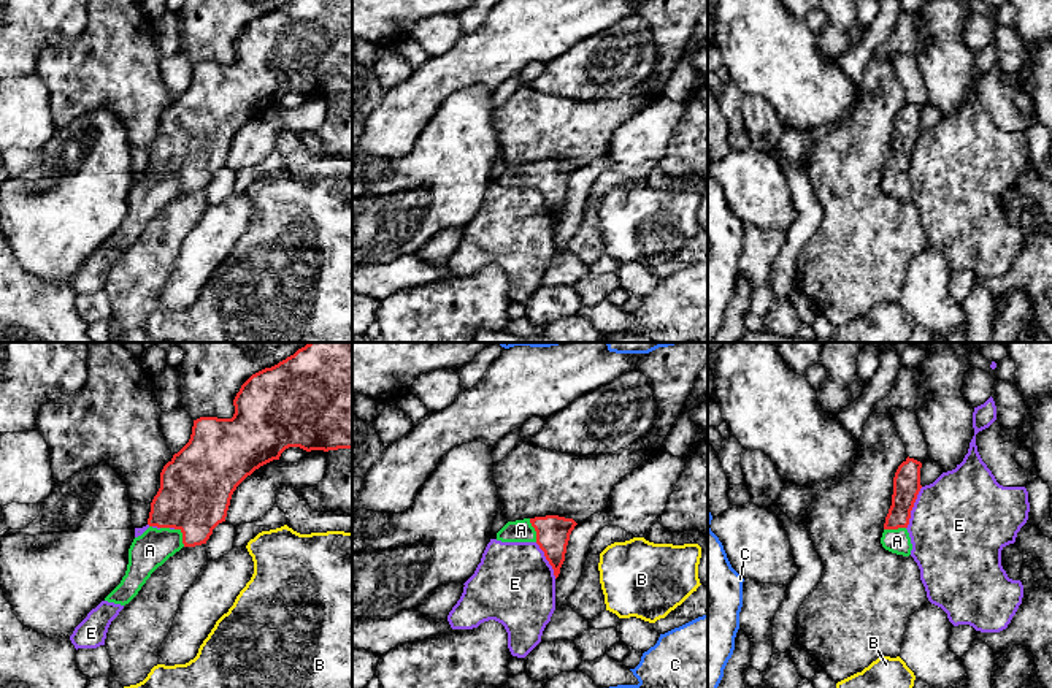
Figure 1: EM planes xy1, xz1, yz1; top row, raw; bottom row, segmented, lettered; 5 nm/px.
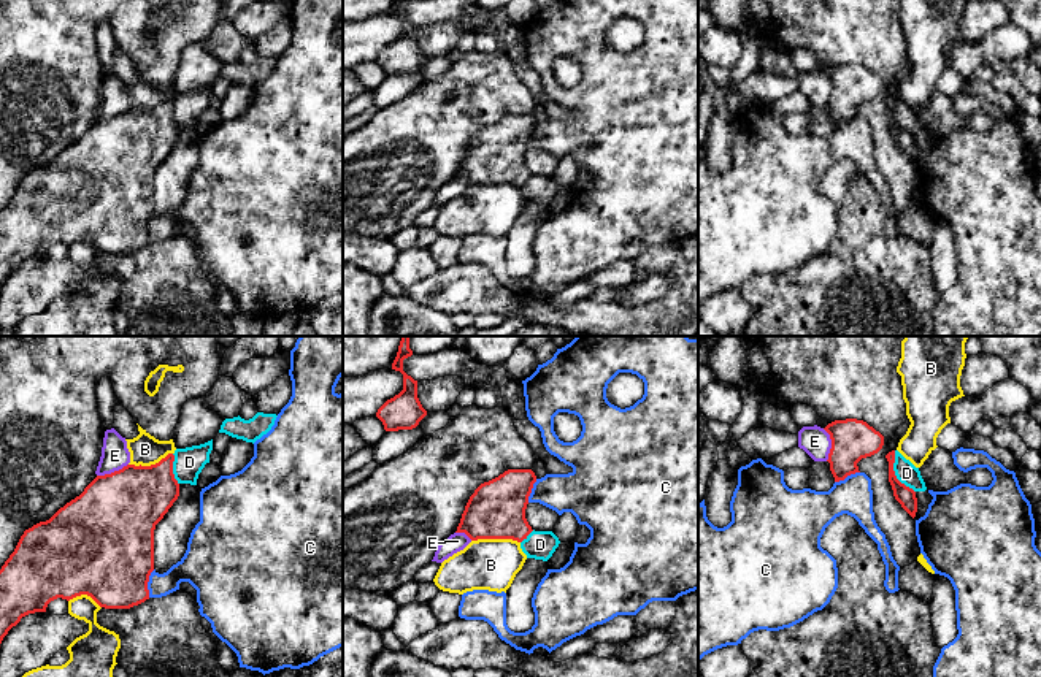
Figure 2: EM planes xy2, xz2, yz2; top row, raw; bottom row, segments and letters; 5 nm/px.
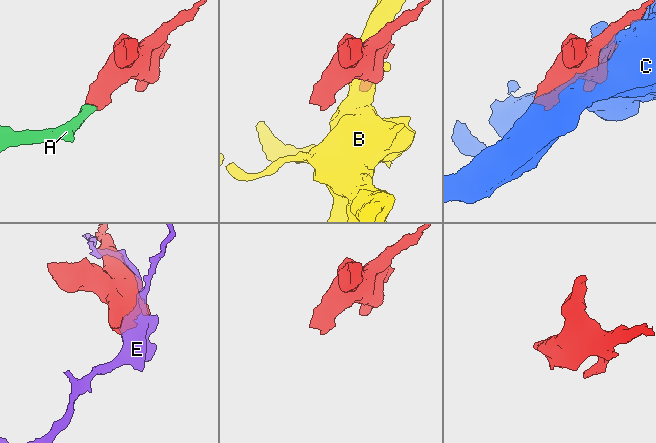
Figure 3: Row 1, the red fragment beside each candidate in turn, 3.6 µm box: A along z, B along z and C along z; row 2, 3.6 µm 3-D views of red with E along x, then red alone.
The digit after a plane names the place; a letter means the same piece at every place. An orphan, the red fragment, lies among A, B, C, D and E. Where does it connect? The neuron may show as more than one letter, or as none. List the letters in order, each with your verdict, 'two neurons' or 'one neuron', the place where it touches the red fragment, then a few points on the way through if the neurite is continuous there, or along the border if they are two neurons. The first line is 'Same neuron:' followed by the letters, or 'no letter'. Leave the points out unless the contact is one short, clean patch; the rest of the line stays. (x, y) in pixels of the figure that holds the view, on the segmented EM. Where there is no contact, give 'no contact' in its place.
Same neuron: A
A: one neuron; meets red in xz1 at (535, 530); runs through xz1 (552, 533), (535, 530), (521, 530)
B: two neurons; meets red in xz2 at (495, 538)
C: two neurons; meets red in xy2 at (146, 584)
D: two neurons; meets red in yz2 at (894, 473); border along yz2 (894, 451), (894, 474), (914, 492)
E: two neurons; meets red in yz1 at (913, 506)

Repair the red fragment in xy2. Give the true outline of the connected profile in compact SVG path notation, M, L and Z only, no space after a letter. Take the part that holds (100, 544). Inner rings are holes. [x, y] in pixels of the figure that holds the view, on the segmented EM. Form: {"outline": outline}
{"outline": "M175 455L151 466L127 465L111 474L97 476L84 491L60 507L49 520L25 530L14 552L0 569L0 644L22 617L46 612L51 601L90 596L105 609L130 609L149 599L148 582L154 571L154 530L179 496L173 474Z"}

